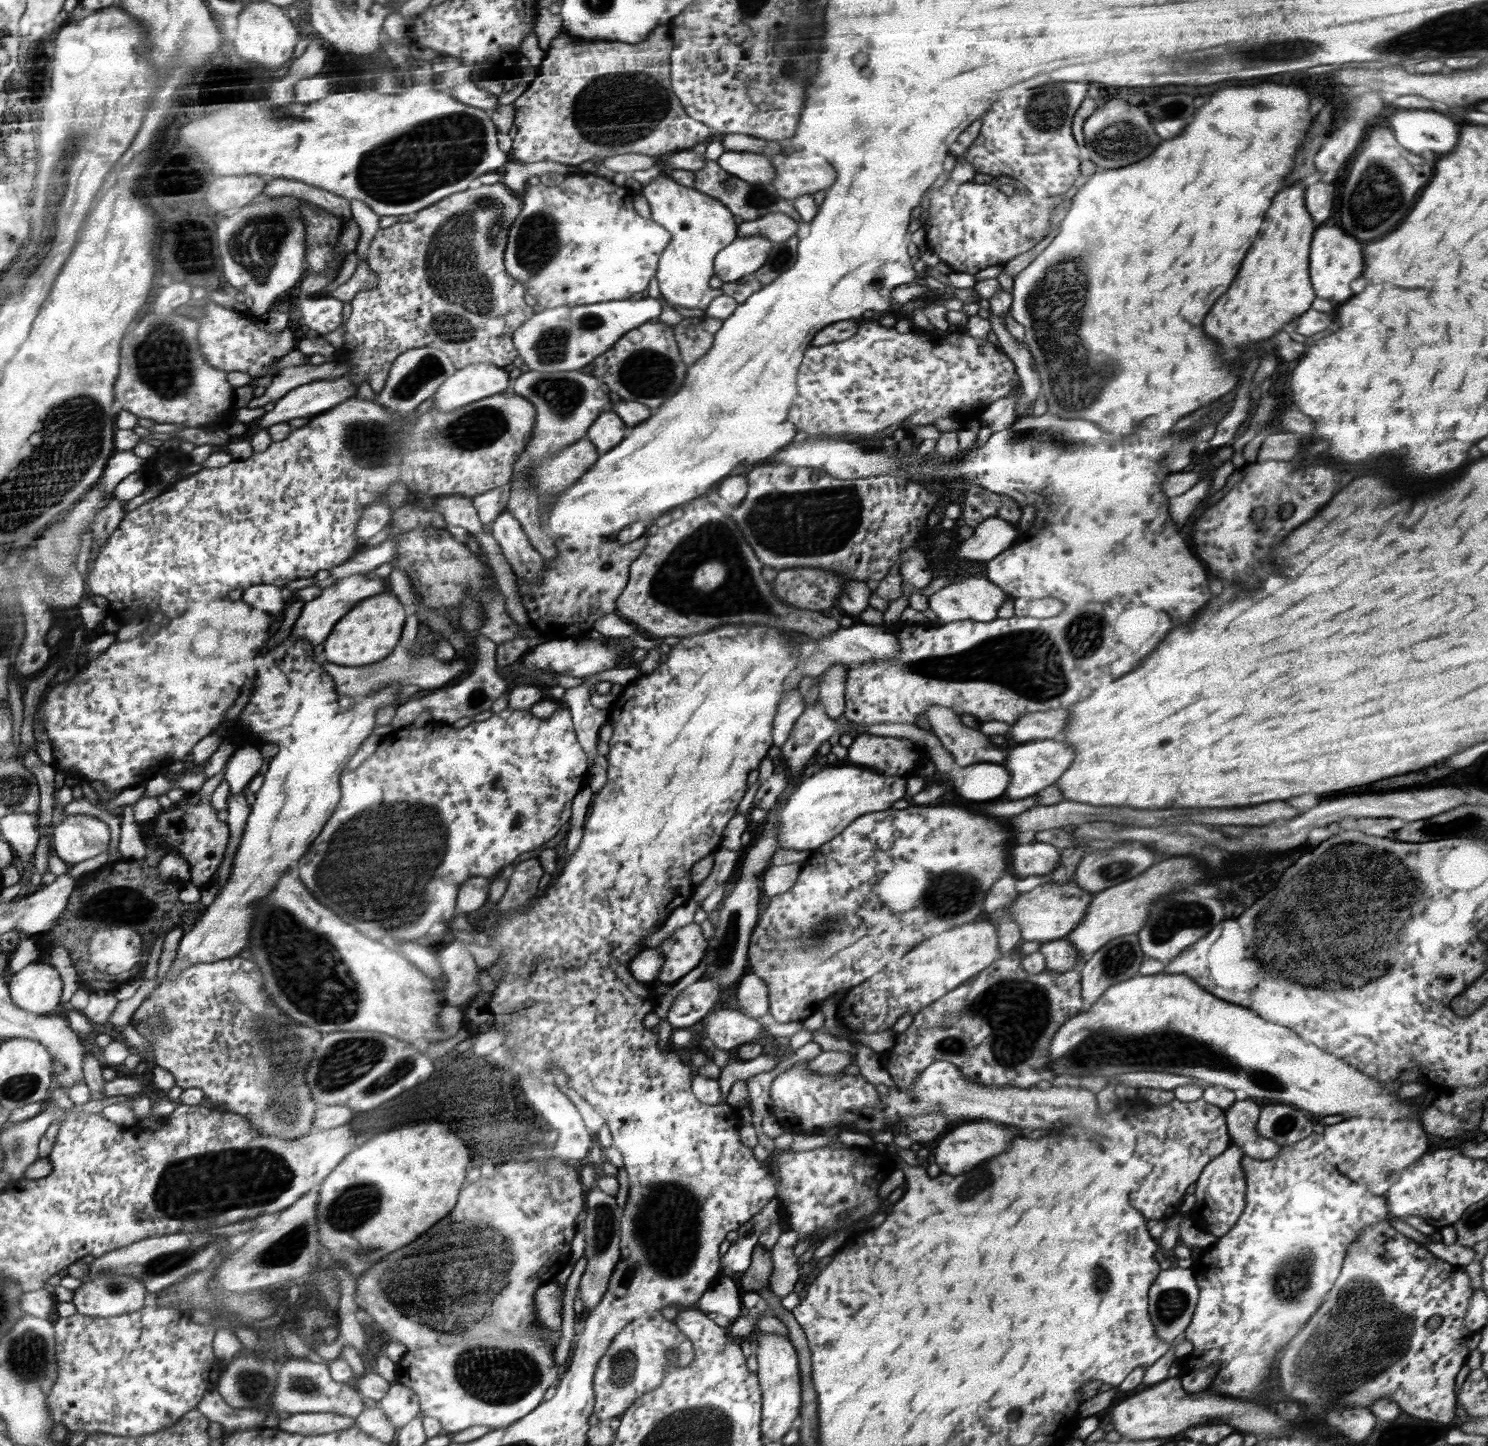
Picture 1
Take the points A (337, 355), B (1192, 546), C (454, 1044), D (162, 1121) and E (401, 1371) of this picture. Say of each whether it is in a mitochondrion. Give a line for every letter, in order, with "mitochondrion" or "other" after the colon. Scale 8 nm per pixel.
A: other
B: other
C: other
D: other
E: other

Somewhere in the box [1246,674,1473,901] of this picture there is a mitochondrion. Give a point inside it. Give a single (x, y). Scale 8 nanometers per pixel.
(1377, 859)

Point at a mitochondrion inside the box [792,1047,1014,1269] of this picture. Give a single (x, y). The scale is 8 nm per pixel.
(971, 1188)

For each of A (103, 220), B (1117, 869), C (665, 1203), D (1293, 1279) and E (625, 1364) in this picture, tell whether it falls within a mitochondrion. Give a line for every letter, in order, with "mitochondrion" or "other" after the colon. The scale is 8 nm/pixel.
A: other
B: mitochondrion
C: mitochondrion
D: mitochondrion
E: mitochondrion

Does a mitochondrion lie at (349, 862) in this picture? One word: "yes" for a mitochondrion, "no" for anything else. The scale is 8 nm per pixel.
yes

